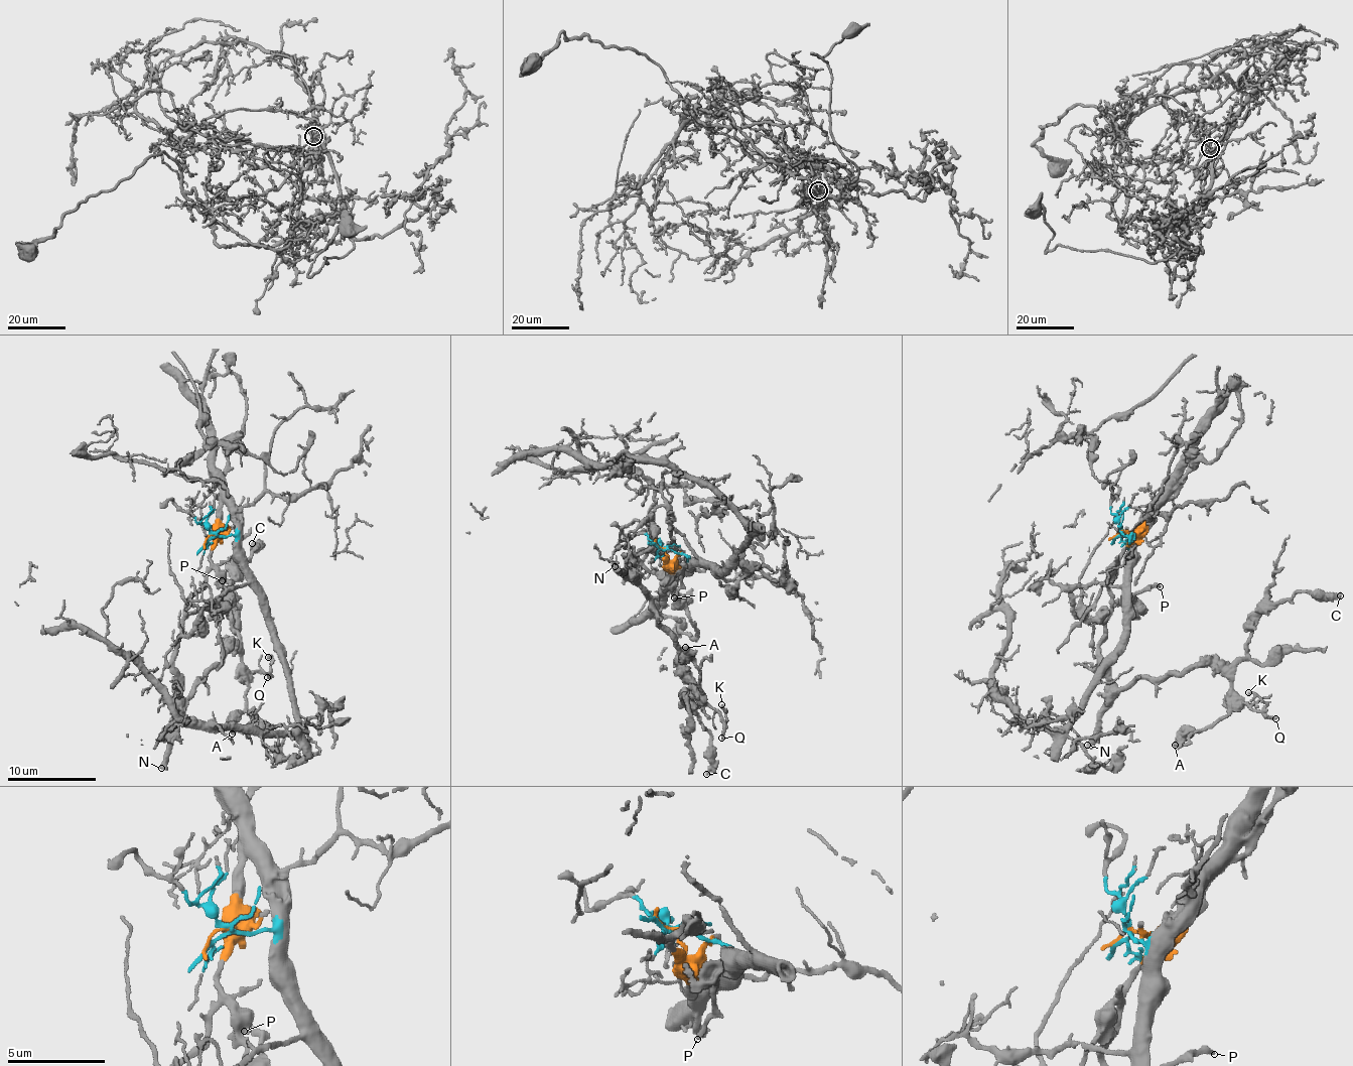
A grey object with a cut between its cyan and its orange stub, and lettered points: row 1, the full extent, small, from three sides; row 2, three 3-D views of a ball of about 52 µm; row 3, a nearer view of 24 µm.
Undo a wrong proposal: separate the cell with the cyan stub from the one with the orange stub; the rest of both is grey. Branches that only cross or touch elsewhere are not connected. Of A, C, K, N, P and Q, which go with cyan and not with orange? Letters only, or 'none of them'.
none of them

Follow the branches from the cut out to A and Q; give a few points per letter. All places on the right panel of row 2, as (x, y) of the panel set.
A: (1120, 529), (1133, 543), (1109, 589), (1097, 662), (1120, 688), (1209, 665), (1229, 680), (1227, 712), (1174, 746)
Q: (1120, 529), (1133, 543), (1109, 589), (1097, 646), (1106, 672), (1122, 688), (1211, 665), (1240, 702), (1276, 718)

